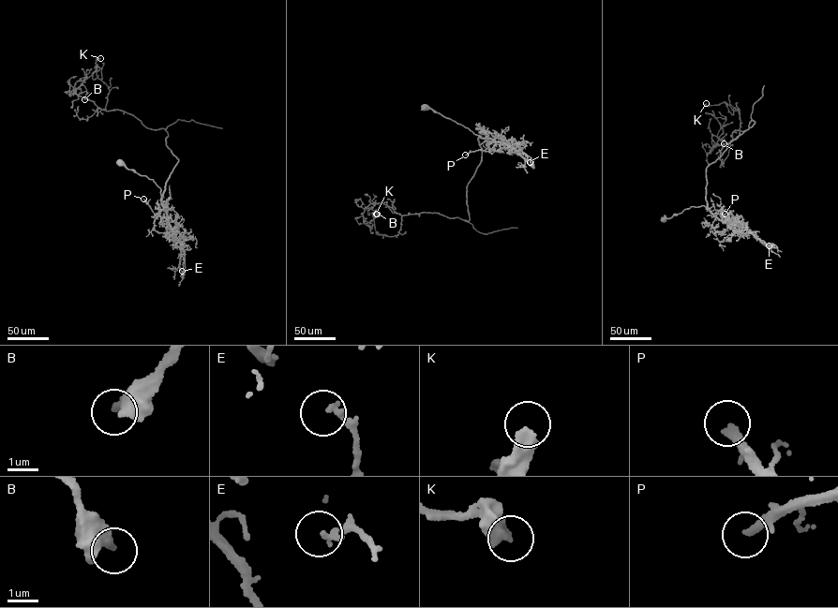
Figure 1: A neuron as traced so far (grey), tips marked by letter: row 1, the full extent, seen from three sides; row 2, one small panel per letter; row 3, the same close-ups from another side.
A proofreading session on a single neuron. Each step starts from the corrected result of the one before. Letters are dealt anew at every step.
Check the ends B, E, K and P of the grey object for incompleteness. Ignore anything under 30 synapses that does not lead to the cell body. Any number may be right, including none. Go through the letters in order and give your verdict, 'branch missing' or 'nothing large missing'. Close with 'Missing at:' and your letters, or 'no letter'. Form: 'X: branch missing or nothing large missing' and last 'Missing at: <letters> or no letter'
B: nothing large missing
E: nothing large missing
K: nothing large missing
P: nothing large missing
Missing at: no letter

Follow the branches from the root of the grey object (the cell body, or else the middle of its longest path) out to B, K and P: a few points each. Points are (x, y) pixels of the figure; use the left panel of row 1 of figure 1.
B: (119, 163), (153, 180), (161, 196), (178, 160), (164, 129), (98, 108), (76, 93), (82, 85), (84, 99)
K: (119, 163), (153, 180), (161, 196), (178, 160), (164, 129), (105, 111), (109, 90), (97, 75), (100, 58)
P: (119, 163), (153, 180), (160, 188), (168, 222), (155, 215), (143, 199)

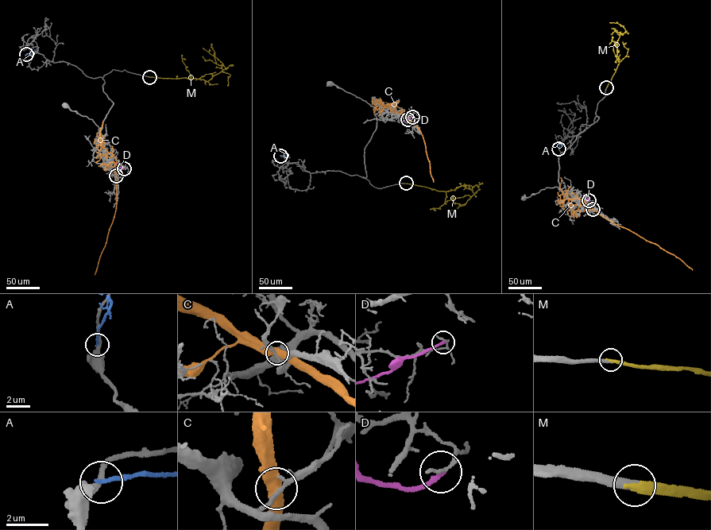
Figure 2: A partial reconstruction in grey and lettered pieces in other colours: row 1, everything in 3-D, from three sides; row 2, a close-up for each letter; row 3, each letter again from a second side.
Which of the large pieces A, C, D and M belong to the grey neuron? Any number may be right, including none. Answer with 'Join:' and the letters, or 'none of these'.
Join: M

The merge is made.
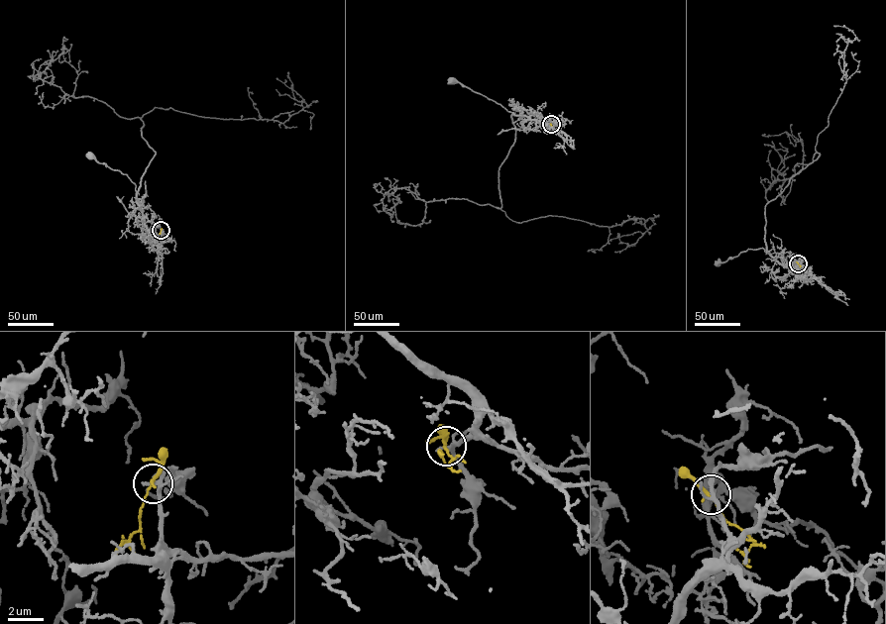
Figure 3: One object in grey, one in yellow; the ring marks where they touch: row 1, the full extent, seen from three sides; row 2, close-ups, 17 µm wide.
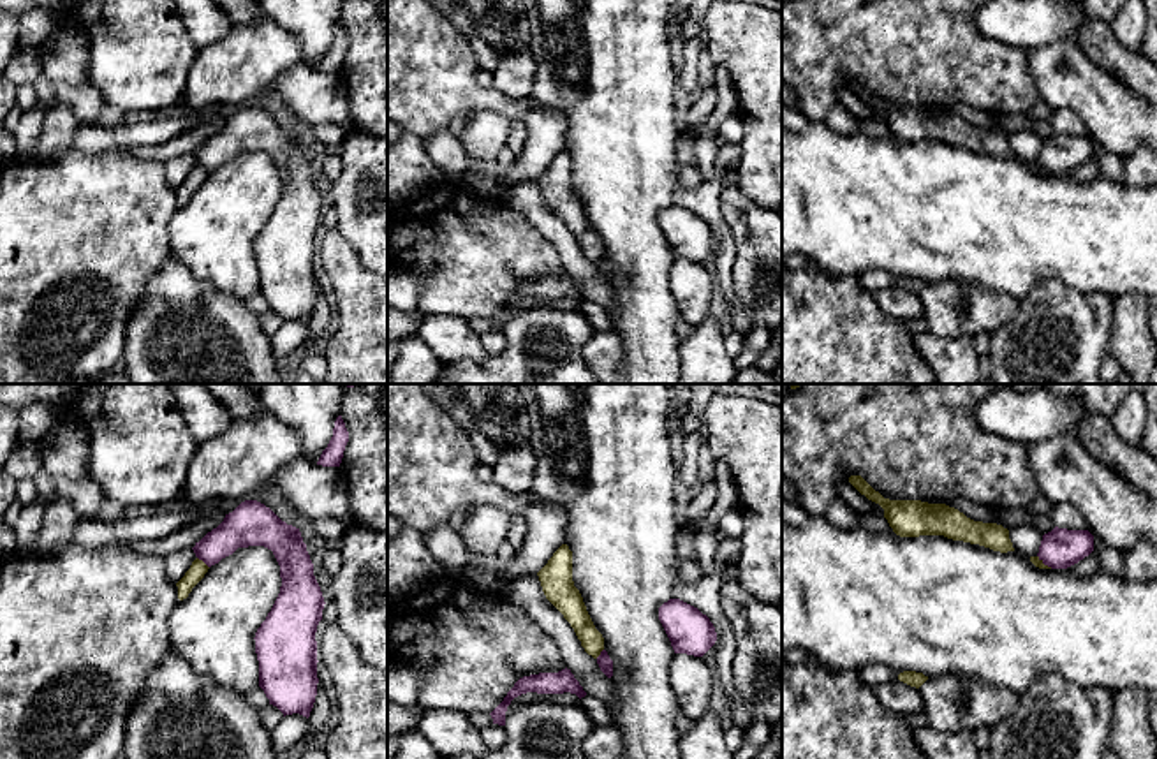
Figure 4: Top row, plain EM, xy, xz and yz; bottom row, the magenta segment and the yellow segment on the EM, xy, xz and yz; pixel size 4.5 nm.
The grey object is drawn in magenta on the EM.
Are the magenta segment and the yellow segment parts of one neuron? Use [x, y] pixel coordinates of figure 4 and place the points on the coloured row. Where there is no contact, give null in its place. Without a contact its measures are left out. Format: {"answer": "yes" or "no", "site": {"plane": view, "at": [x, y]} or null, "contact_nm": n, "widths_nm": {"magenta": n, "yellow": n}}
{"answer": "no", "site": {"plane": "xy", "at": [203, 560]}, "contact_nm": 80, "widths_nm": {"magenta": 180, "yellow": 80}}

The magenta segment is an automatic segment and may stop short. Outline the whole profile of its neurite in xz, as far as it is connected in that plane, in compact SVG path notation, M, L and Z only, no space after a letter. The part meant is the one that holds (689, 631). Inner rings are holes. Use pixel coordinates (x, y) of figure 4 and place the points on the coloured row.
M680 599L664 602L659 608L659 620L674 653L703 657L717 641L710 618Z

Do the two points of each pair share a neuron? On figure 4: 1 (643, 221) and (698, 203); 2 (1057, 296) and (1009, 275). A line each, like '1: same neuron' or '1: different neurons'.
1: different neurons
2: different neurons

